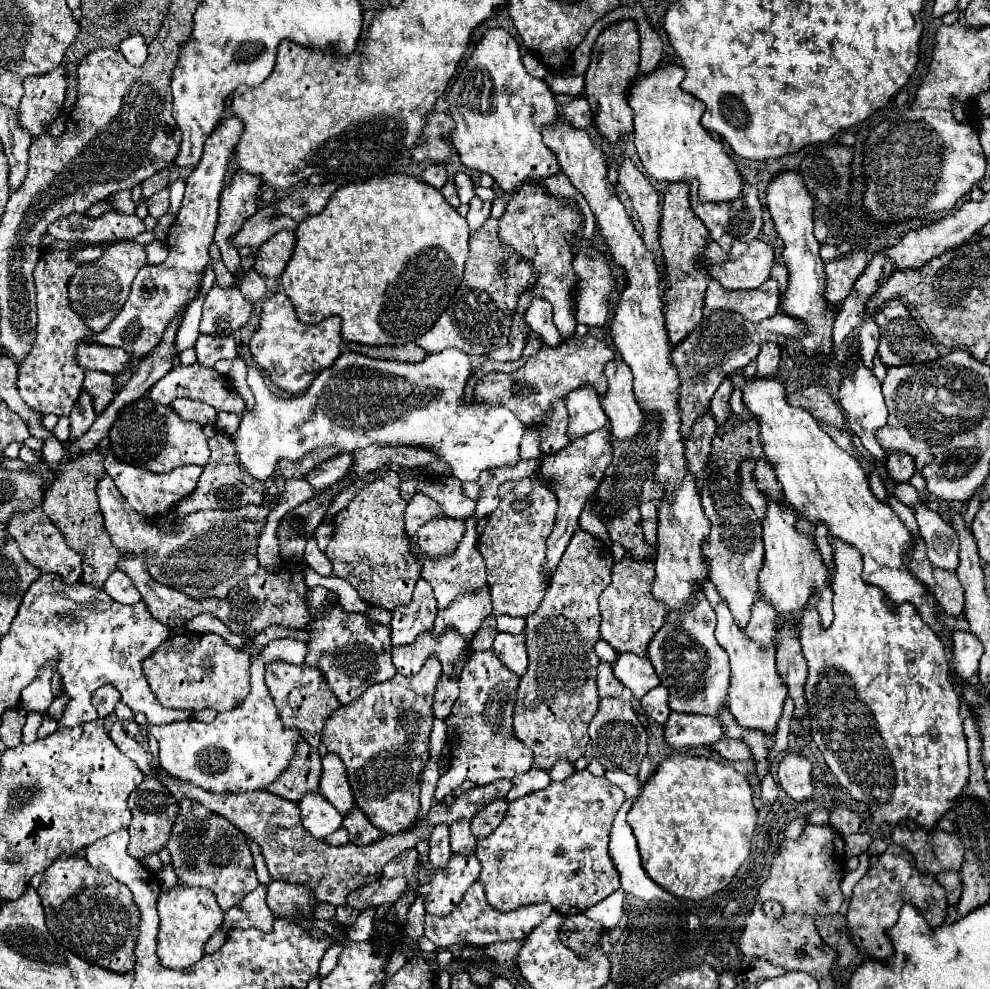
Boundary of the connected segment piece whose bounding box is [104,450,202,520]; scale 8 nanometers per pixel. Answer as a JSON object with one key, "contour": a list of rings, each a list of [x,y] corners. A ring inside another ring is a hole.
{"contour":[[[110,450],[104,452],[104,468],[114,480],[118,490],[128,500],[130,506],[138,514],[142,514],[142,516],[146,516],[150,520],[154,516],[162,516],[162,512],[170,512],[186,496],[186,492],[192,492],[196,488],[196,480],[198,480],[198,476],[202,473],[202,467],[186,465],[176,468],[174,472],[154,474],[154,472],[146,472],[142,468],[124,464],[120,460],[114,460],[114,454]]]}

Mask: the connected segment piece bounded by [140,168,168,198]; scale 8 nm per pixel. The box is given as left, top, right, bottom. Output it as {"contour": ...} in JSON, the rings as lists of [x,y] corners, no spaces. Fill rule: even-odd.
{"contour":[[[164,168],[162,172],[158,172],[158,174],[150,176],[148,180],[144,180],[140,186],[142,186],[142,196],[150,198],[152,194],[156,194],[158,190],[162,190],[162,188],[168,186],[168,170]]]}

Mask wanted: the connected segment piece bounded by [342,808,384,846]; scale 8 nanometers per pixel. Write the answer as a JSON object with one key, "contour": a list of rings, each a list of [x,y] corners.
{"contour":[[[352,810],[344,820],[342,820],[342,826],[348,830],[350,834],[350,842],[356,844],[356,846],[362,846],[362,844],[372,844],[374,840],[380,840],[384,836],[382,830],[374,828],[370,824],[370,820],[366,818],[366,814],[362,810]]]}

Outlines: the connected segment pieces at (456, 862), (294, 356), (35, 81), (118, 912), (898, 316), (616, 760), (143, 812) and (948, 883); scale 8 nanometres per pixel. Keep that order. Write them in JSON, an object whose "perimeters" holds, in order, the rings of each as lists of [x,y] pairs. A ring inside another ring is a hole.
{"perimeters":[[[[454,854],[446,870],[434,870],[434,878],[426,878],[426,870],[420,866],[418,880],[420,888],[416,894],[426,896],[426,912],[434,916],[450,916],[454,906],[460,904],[464,892],[478,880],[480,864],[478,858]]],[[[276,292],[262,304],[260,324],[250,340],[250,352],[256,364],[270,374],[272,382],[278,388],[290,394],[298,394],[312,384],[318,372],[332,366],[340,356],[340,322],[340,316],[328,316],[320,324],[304,324],[296,318],[290,298],[282,292]]],[[[64,68],[30,76],[24,80],[24,96],[20,100],[20,126],[30,132],[32,138],[48,134],[48,128],[62,112],[66,94]]],[[[60,856],[44,870],[38,896],[44,904],[46,926],[64,948],[90,964],[114,972],[130,972],[134,968],[138,908],[124,884],[108,874],[92,870],[84,856]]],[[[892,300],[882,310],[874,314],[874,322],[880,328],[880,346],[878,356],[888,366],[894,368],[898,364],[918,364],[918,362],[930,362],[940,356],[940,352],[932,346],[930,338],[920,330],[916,320],[910,316],[906,306],[900,300]]],[[[602,698],[598,712],[590,722],[588,734],[592,742],[592,754],[606,770],[620,768],[630,776],[638,774],[642,756],[648,752],[648,736],[636,712],[632,710],[632,704],[626,704],[622,698]]],[[[144,778],[144,782],[130,794],[128,806],[132,812],[132,822],[128,826],[128,832],[130,832],[128,852],[130,852],[130,856],[134,856],[136,860],[142,860],[144,856],[158,854],[166,846],[166,840],[170,840],[172,824],[174,824],[178,810],[180,810],[176,798],[160,780]]],[[[940,872],[936,878],[946,888],[948,904],[950,906],[956,906],[958,900],[960,900],[960,896],[962,896],[962,880],[960,880],[960,874],[958,872]]]]}

